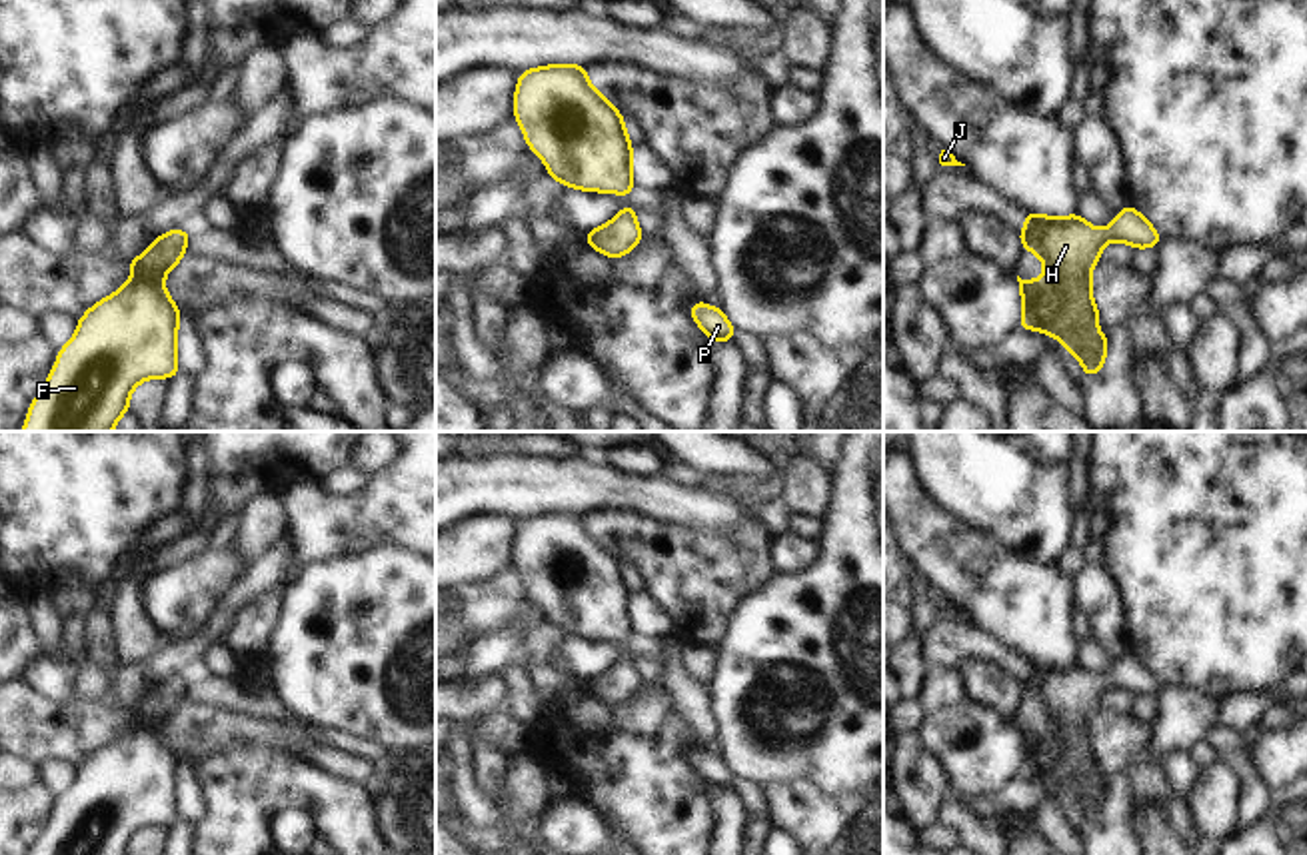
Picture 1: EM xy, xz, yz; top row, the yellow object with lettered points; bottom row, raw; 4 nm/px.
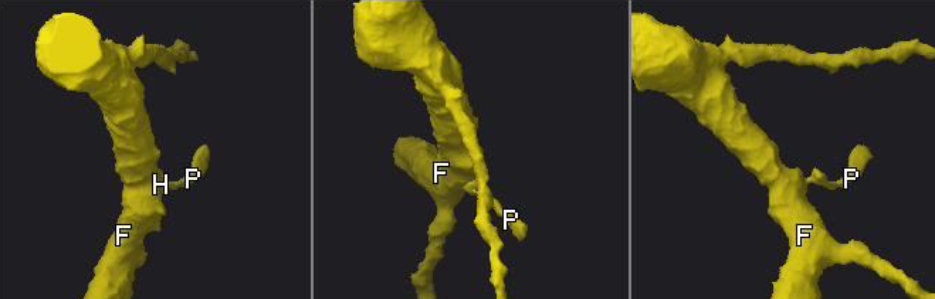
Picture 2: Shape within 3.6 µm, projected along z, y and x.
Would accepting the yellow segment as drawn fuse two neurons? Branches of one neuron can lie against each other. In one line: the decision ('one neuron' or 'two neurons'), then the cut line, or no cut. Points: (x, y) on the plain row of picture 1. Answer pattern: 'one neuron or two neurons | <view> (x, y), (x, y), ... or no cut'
one neuron | no cut

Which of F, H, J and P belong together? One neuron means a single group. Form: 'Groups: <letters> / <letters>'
Groups: F H J P.

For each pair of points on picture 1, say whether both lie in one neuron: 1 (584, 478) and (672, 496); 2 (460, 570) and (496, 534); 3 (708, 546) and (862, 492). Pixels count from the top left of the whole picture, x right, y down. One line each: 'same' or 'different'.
1: same
2: same
3: different

